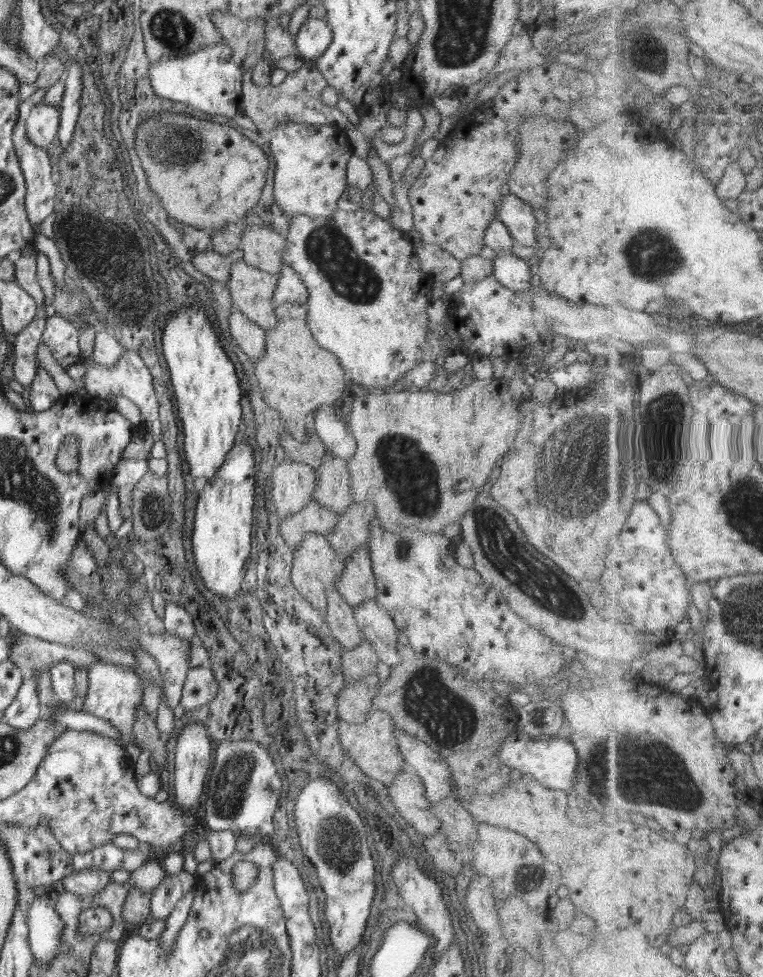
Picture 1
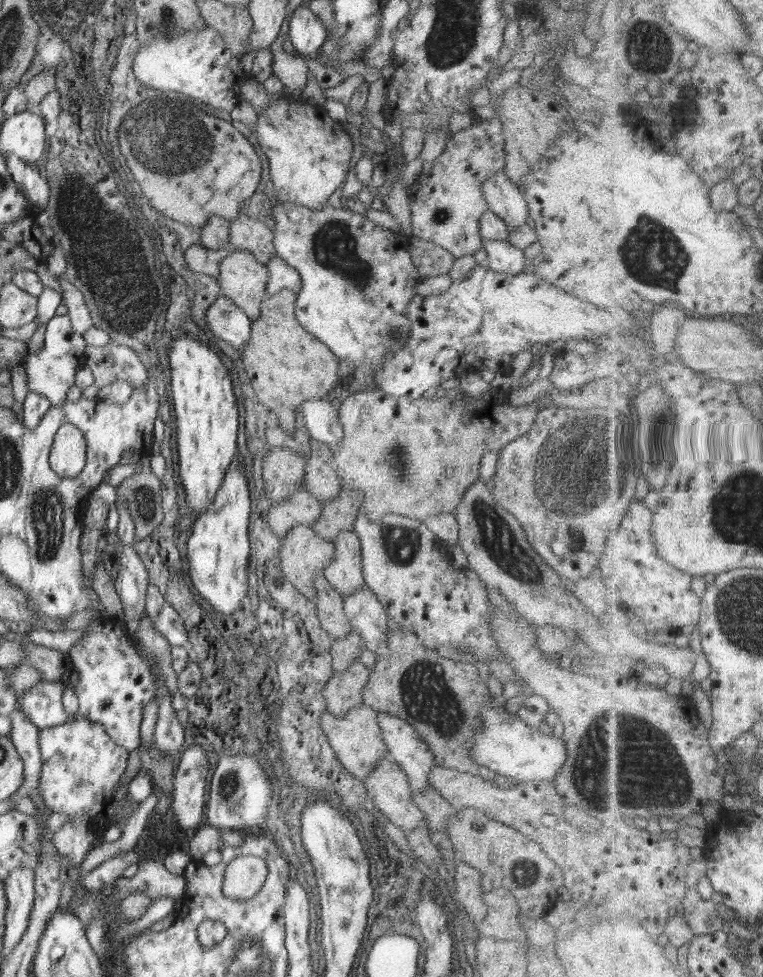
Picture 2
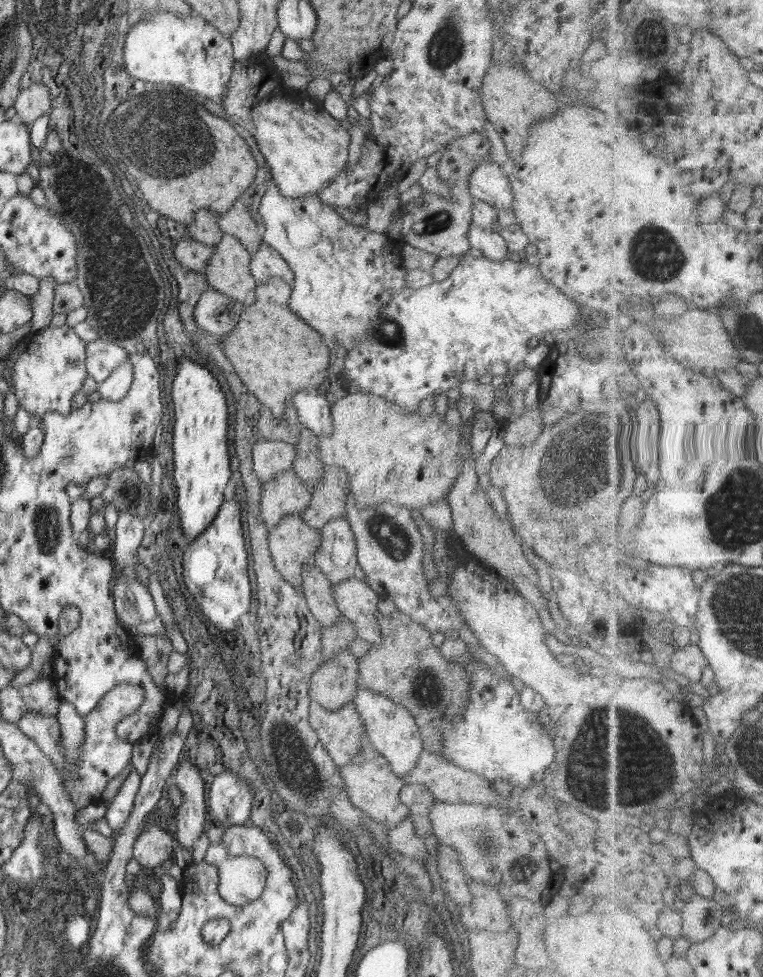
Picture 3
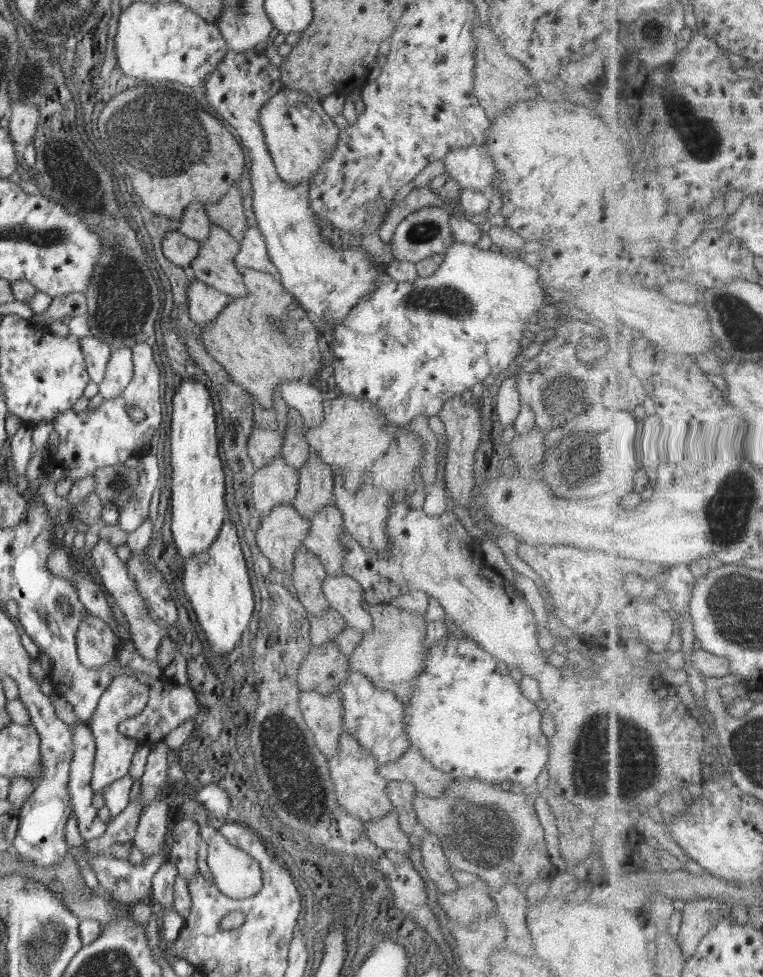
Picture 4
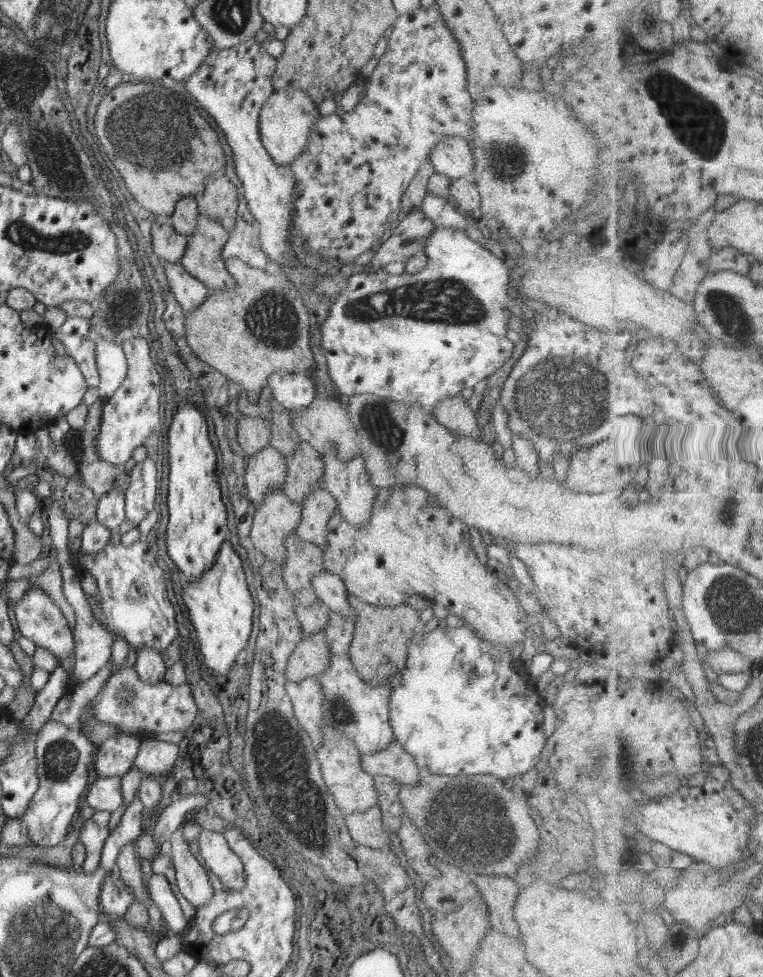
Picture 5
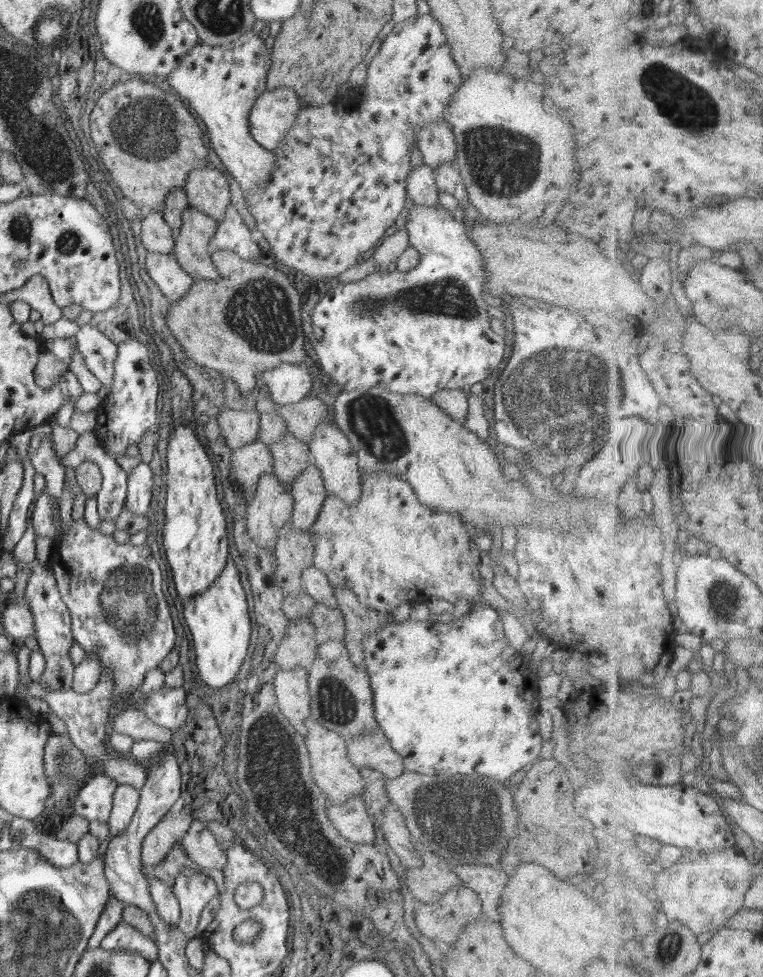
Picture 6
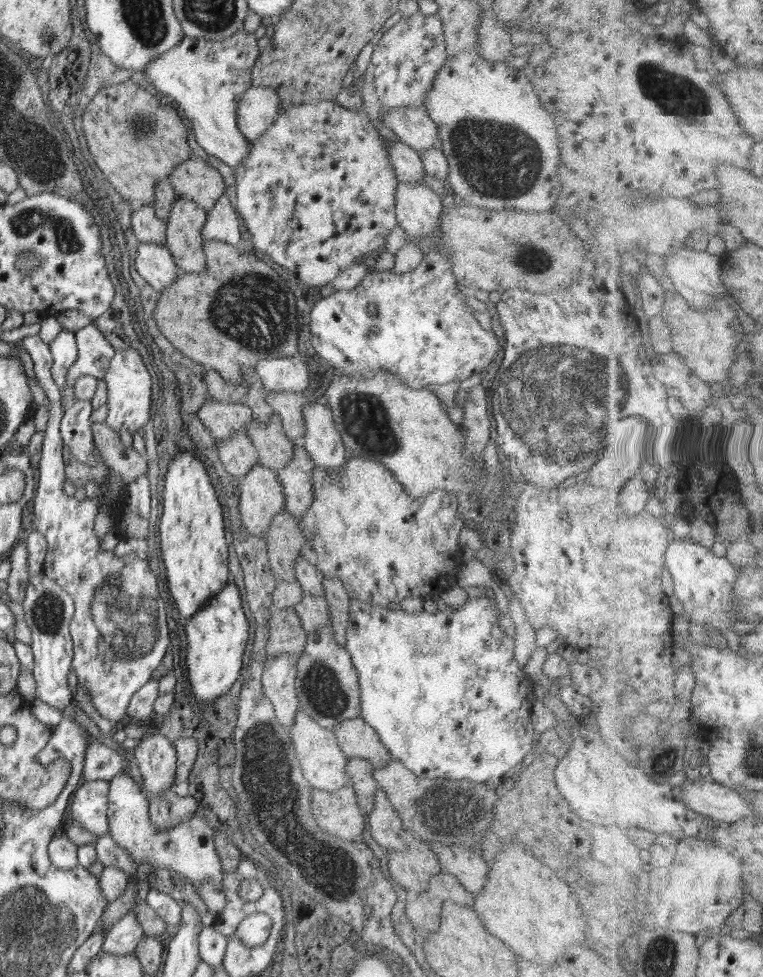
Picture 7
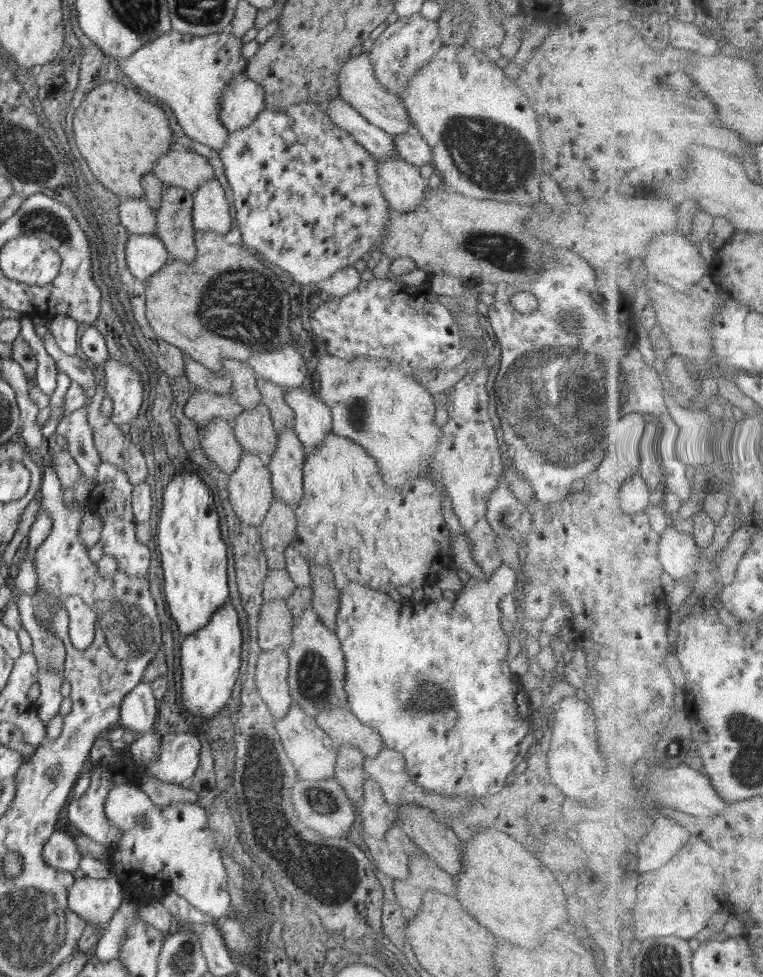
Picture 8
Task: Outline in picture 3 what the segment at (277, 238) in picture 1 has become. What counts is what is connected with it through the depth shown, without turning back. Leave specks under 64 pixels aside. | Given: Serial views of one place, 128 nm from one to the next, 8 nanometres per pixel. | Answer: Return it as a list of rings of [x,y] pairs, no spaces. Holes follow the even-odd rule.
[[[237,197],[235,203],[226,212],[218,214],[218,218],[219,227],[224,233],[235,236],[249,253],[257,252],[263,239],[258,233],[256,221],[252,219],[240,197]]]

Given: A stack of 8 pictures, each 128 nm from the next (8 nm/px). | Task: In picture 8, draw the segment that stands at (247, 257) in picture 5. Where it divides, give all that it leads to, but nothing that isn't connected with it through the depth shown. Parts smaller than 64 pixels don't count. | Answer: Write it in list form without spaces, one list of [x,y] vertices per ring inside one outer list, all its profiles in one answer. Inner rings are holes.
[[[216,178],[207,180],[193,193],[193,227],[225,235],[232,228],[230,204]]]

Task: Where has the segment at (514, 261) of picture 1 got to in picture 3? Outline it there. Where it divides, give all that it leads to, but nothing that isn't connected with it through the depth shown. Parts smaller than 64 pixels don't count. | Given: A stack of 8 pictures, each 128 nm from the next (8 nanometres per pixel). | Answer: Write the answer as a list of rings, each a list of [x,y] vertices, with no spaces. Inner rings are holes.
[[[471,223],[468,240],[472,248],[478,248],[483,252],[484,257],[494,262],[516,257],[509,252],[506,241],[497,229],[480,228],[478,225]]]

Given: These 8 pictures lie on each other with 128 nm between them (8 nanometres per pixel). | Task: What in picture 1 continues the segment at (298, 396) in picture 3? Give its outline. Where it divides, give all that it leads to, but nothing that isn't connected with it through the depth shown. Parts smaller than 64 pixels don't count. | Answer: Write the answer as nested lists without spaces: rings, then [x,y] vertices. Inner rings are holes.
[[[330,405],[315,410],[314,428],[328,452],[336,459],[348,461],[356,451],[355,434],[347,423],[340,421],[338,408]]]

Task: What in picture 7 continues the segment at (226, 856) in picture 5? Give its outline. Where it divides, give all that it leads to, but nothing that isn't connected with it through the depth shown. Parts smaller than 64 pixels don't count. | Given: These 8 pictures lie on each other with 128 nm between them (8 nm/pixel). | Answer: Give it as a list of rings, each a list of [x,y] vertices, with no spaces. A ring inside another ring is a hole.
[[[117,774],[110,781],[107,806],[109,834],[120,848],[128,850],[136,864],[149,864],[154,869],[166,868],[189,878],[194,886],[200,888],[200,896],[208,905],[208,911],[218,915],[226,906],[223,889],[221,859],[214,847],[215,828],[206,822],[206,816],[198,813],[184,820],[171,830],[157,830],[150,823],[149,800],[140,790],[140,786],[130,775]]]

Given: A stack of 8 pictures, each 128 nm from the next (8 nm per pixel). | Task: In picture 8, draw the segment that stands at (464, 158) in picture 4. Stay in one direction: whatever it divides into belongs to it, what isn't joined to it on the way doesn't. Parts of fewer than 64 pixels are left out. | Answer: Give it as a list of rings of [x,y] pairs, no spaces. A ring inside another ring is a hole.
[[[363,52],[358,57],[350,57],[339,69],[337,78],[339,97],[350,104],[370,124],[378,126],[391,135],[404,134],[405,131],[416,132],[416,128],[411,123],[410,115],[406,113],[406,108],[400,102],[399,95],[388,92],[377,81],[367,52]]]

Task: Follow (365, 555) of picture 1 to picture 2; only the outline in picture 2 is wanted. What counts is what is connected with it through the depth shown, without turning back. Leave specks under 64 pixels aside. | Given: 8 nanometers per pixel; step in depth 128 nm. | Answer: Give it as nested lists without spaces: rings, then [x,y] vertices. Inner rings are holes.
[[[354,530],[341,532],[334,542],[333,561],[323,570],[326,580],[343,597],[365,586],[362,572],[361,542]]]

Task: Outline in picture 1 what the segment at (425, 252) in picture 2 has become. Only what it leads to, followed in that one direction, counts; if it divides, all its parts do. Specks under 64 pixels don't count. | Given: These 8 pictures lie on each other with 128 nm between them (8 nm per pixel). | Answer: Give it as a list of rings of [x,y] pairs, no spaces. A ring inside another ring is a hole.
[[[421,241],[412,247],[420,260],[420,269],[431,275],[433,281],[445,283],[461,273],[462,263],[440,246],[429,247]]]

